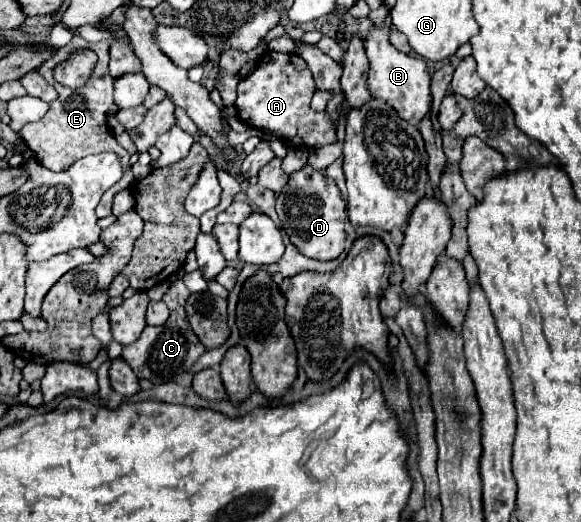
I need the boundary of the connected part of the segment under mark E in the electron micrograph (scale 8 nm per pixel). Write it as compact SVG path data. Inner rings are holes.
M75 36L67 46L59 48L49 60L45 60L39 68L39 74L49 82L53 84L55 88L59 88L59 98L55 102L49 104L49 112L37 120L37 122L29 122L21 128L21 138L25 140L25 144L33 150L37 162L45 164L45 168L53 170L53 172L61 172L61 170L67 170L71 164L75 164L77 160L90 155L97 154L97 152L115 152L119 154L121 158L121 166L123 169L123 178L119 182L115 183L115 186L111 186L101 197L99 204L96 207L96 215L99 218L103 216L109 216L112 214L111 204L113 204L113 196L125 188L129 188L129 184L133 182L133 172L131 164L129 163L130 154L119 146L117 140L113 138L113 134L109 132L107 128L107 116L111 112L111 108L115 106L115 100L113 100L113 78L109 74L109 40L101 40L97 44L93 42L87 42L79 36ZM75 48L91 48L97 52L99 60L97 60L97 66L93 70L93 76L91 80L79 88L79 90L63 90L61 86L55 84L55 80L51 78L53 76L53 68L55 64L63 62L67 58L67 54ZM63 94L67 94L67 98L63 100Z

